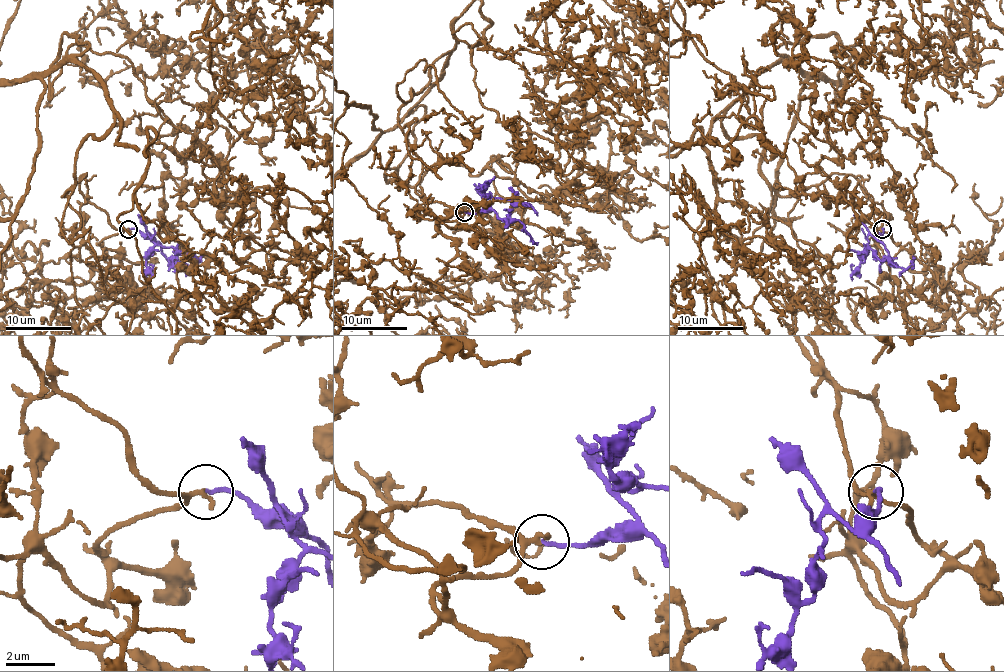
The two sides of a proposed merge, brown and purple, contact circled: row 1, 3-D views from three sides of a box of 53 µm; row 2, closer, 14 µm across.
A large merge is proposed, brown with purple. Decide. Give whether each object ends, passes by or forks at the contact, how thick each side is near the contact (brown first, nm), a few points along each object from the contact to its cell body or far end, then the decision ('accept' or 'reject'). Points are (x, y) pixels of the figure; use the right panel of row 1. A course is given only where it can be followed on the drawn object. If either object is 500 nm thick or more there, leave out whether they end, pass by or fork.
brown passes by | purple ends | 200/160 nm | purple via (882, 228), (881, 241), (891, 263), (905, 269), (912, 263), (912, 256) | accept

